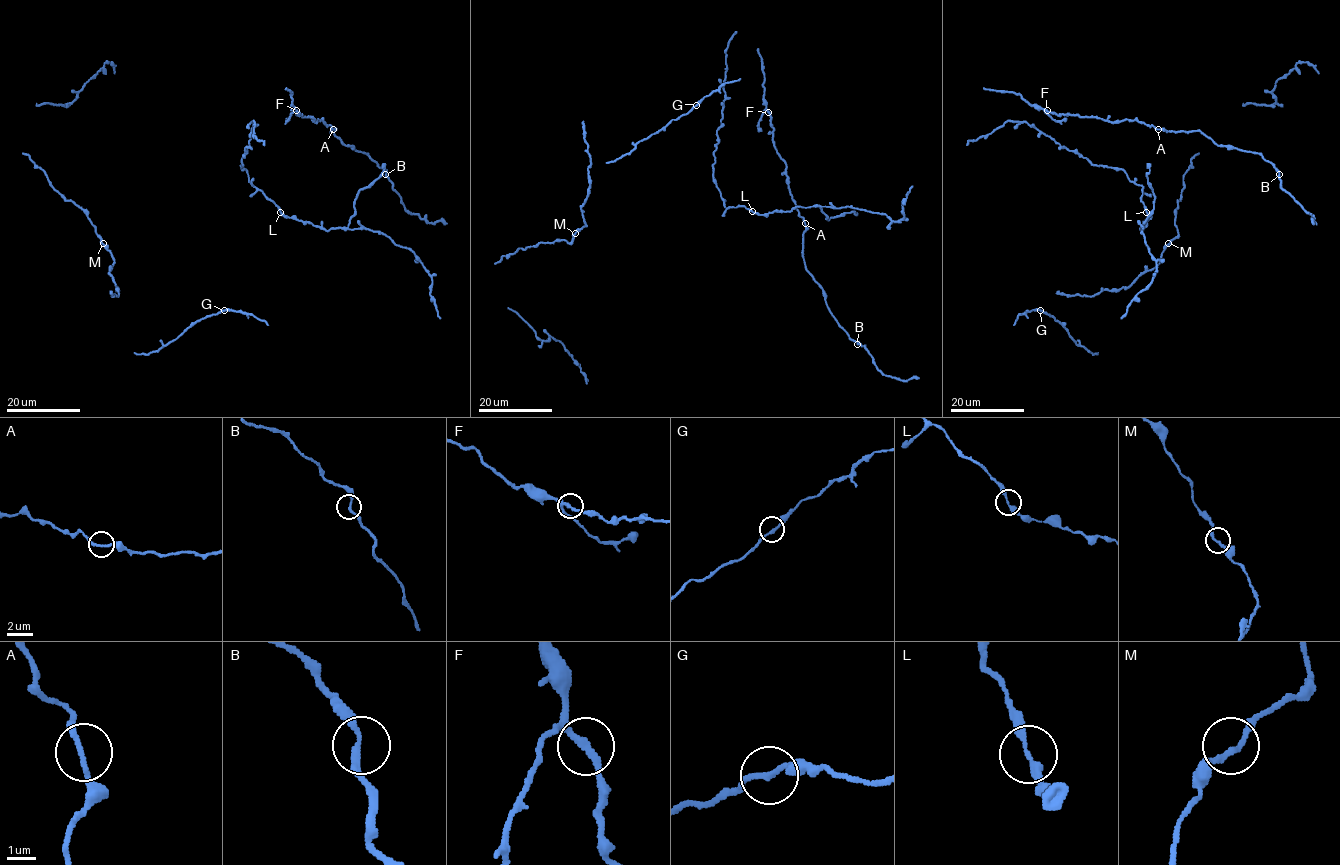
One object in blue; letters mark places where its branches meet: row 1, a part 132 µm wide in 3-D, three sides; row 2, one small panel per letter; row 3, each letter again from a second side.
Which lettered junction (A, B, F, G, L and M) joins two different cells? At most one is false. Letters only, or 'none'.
none

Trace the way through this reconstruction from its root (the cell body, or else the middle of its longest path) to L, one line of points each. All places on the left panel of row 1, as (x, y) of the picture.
L: (246, 171), (248, 181), (281, 212)

